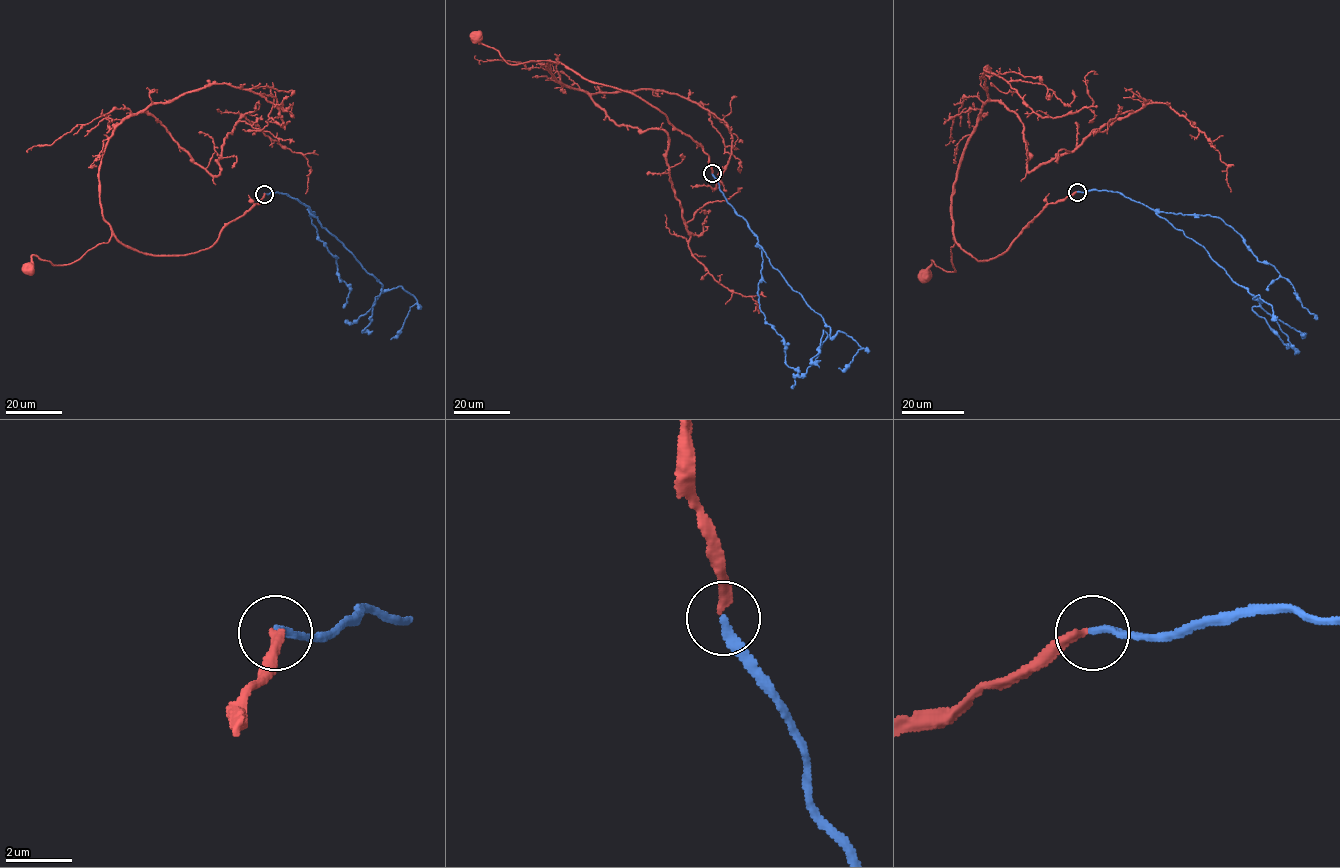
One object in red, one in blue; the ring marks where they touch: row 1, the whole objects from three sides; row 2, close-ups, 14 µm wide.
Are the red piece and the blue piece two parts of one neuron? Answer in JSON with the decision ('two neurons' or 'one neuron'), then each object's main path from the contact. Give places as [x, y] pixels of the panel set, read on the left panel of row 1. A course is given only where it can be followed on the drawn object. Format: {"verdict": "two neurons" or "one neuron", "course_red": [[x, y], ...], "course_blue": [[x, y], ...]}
{"verdict": "two neurons", "course_red": [[264, 193], [212, 245], [194, 253], [144, 254], [112, 235], [69, 264], [52, 264], [33, 255], [28, 267]], "course_blue": [[264, 193], [286, 193], [308, 207], [383, 291], [400, 286], [414, 297], [417, 301], [403, 327], [390, 339]]}

